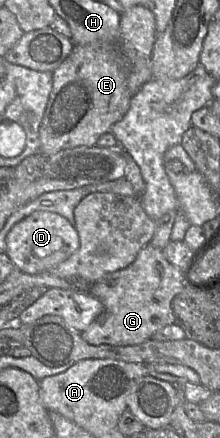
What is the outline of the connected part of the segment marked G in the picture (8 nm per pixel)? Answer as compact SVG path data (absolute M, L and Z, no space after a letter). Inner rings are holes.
M150 243L145 245L128 267L105 275L89 287L89 294L102 303L103 310L88 328L80 333L82 339L94 346L132 346L148 341L158 330L174 324L172 300L185 288L181 271L166 260L163 249Z

